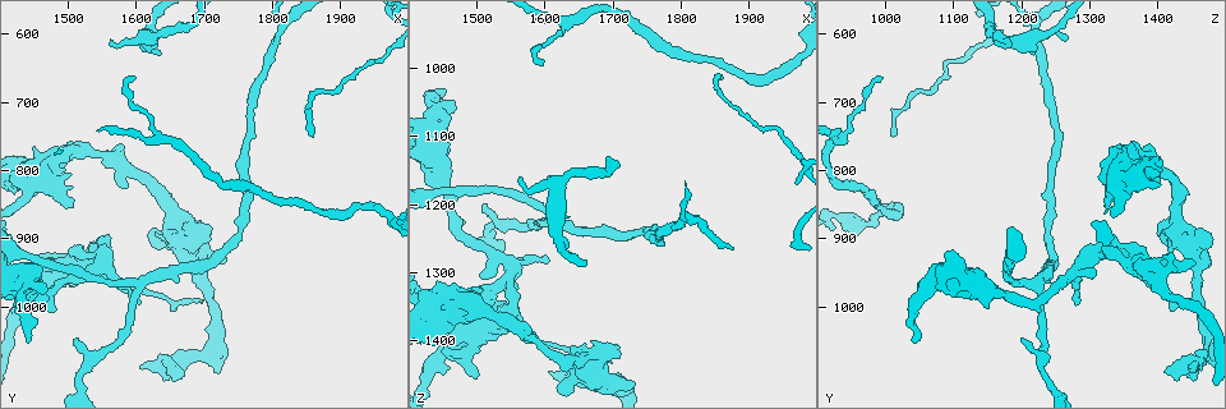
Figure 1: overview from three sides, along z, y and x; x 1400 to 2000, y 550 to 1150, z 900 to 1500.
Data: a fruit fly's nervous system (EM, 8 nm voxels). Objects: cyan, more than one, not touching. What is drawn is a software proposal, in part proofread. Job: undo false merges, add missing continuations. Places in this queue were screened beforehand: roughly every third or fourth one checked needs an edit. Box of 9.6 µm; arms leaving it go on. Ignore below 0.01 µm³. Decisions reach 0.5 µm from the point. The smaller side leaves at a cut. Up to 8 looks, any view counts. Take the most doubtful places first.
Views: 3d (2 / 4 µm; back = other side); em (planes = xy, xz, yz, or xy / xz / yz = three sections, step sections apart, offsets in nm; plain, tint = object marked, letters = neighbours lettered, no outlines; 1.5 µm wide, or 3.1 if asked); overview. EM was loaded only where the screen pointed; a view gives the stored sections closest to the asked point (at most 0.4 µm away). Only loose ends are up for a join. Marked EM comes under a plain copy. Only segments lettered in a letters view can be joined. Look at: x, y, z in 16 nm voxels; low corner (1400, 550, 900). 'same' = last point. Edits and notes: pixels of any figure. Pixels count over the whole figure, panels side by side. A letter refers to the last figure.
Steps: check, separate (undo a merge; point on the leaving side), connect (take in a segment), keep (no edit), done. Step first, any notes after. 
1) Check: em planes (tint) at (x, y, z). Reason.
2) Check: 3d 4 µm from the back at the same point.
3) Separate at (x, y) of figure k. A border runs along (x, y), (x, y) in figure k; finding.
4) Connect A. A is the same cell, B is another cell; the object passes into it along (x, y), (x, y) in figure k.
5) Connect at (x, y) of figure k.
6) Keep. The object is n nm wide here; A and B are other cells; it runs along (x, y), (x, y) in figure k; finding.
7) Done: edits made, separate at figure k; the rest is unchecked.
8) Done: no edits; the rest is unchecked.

Check: em yz step 4 (letters) at (1605, 995, 1280). An open end.

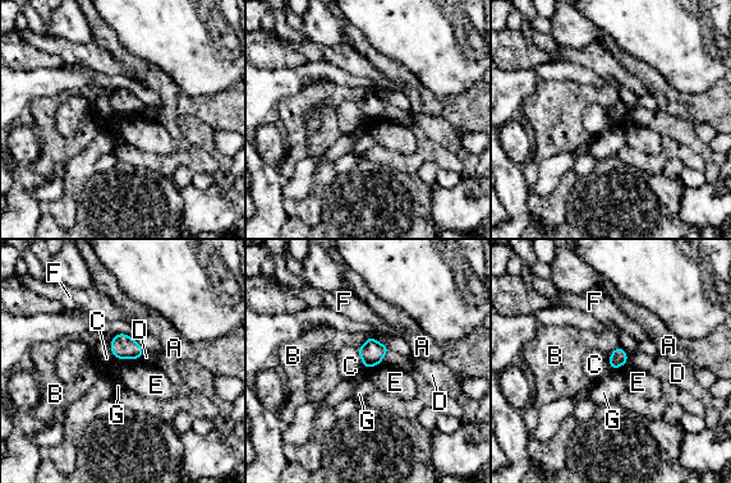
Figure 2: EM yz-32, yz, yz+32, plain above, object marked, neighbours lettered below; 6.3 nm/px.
Check: em planes (letters) at the same point.

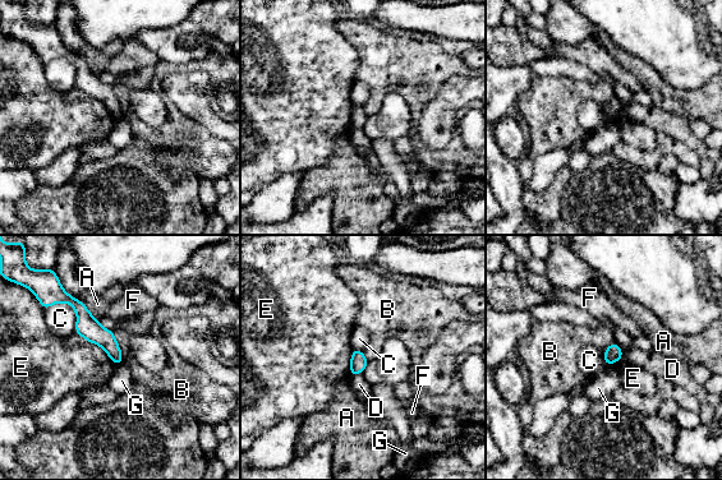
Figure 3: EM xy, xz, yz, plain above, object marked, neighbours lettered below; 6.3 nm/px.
Keep. The object is 100 nm wide here; A, B, C, D, E, F and G are other cells; none of them fits.

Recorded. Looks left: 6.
Check: 3d 4 µm at (1490, 775, 1345). Calibre changes.

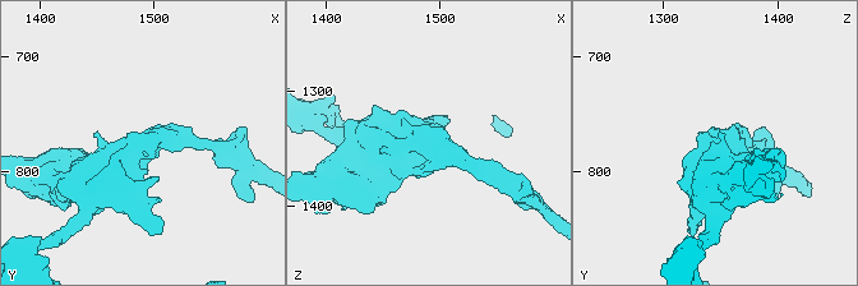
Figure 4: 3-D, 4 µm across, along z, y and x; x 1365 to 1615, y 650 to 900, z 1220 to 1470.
Check: em planes (letters) at (1488, 772, 1350). The arms are 220, 700 nm wide.

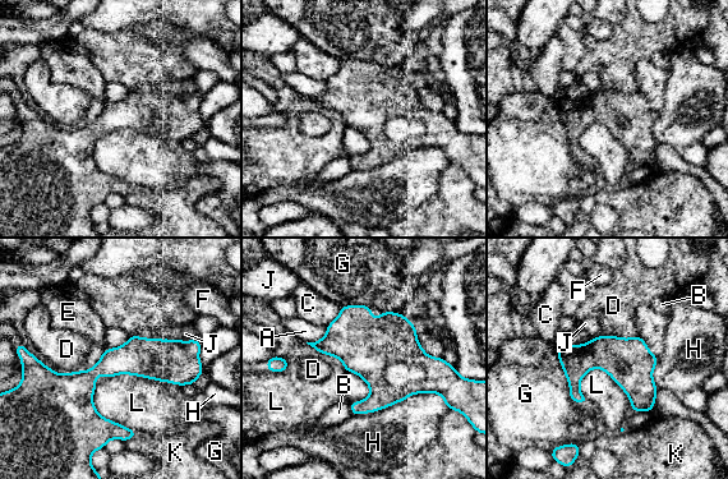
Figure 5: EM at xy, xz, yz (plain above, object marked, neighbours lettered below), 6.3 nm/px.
Keep. The object is 240 nm wide here; A, B, C, D, E, F, G, H, J, K and L are other cells; it runs along (196, 367), (44, 374) in figure 5; one neuron here.

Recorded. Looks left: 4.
Check: em planes (tint) at (1605, 1090, 1445). Free end.

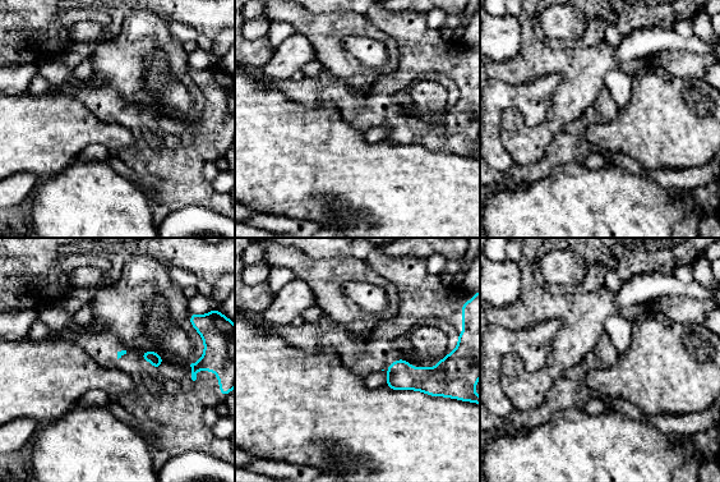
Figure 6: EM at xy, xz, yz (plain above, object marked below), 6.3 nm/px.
Check: em planes (letters) at the same point. See the neighbours.

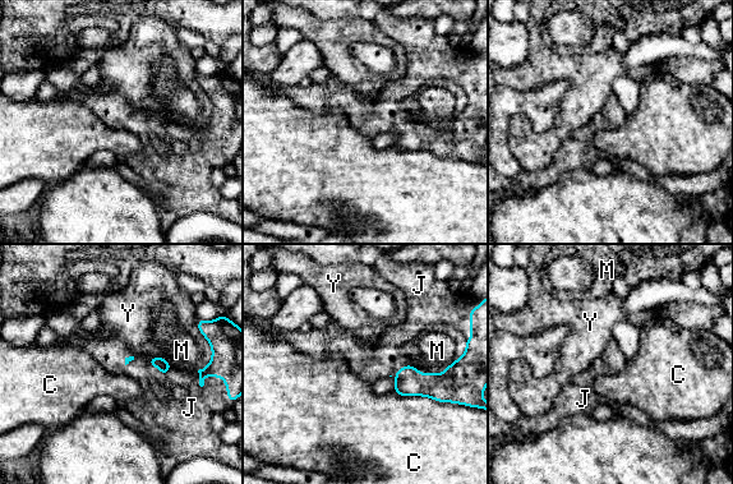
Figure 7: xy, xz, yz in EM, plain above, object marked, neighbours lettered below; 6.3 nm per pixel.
Connect J. J is the same cell, C, M and Y are other cells; the object passes into it along (409, 382), (413, 365), (382, 359) in figure 7; the neuron continues.

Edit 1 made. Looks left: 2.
Done: edits made, connect at figure 7; the rest is unchecked.

